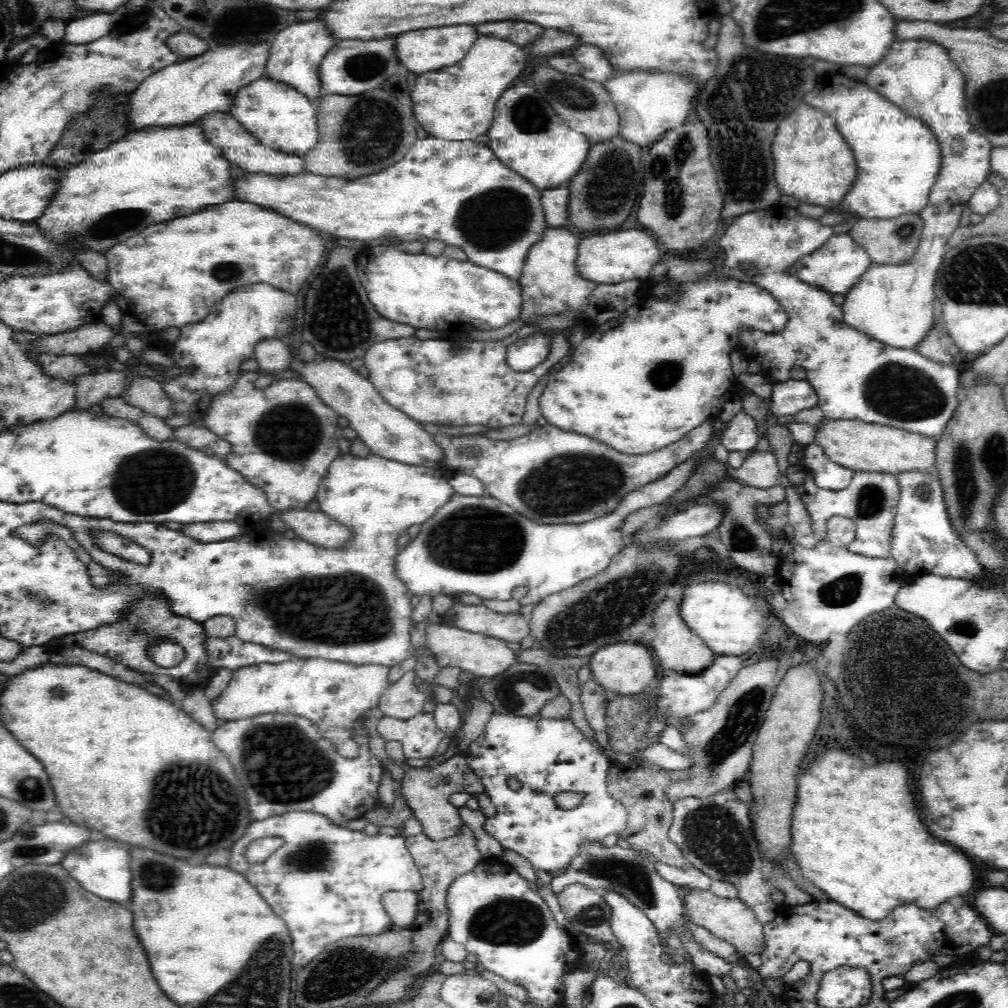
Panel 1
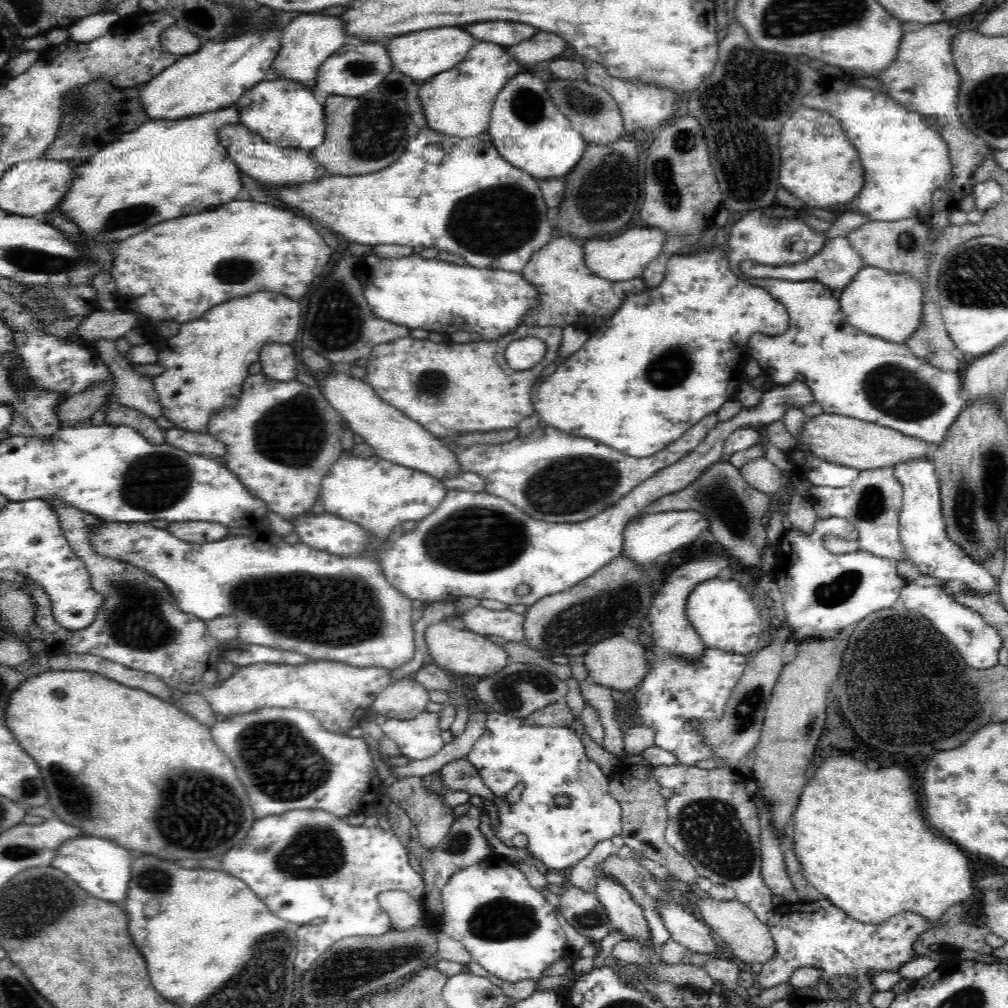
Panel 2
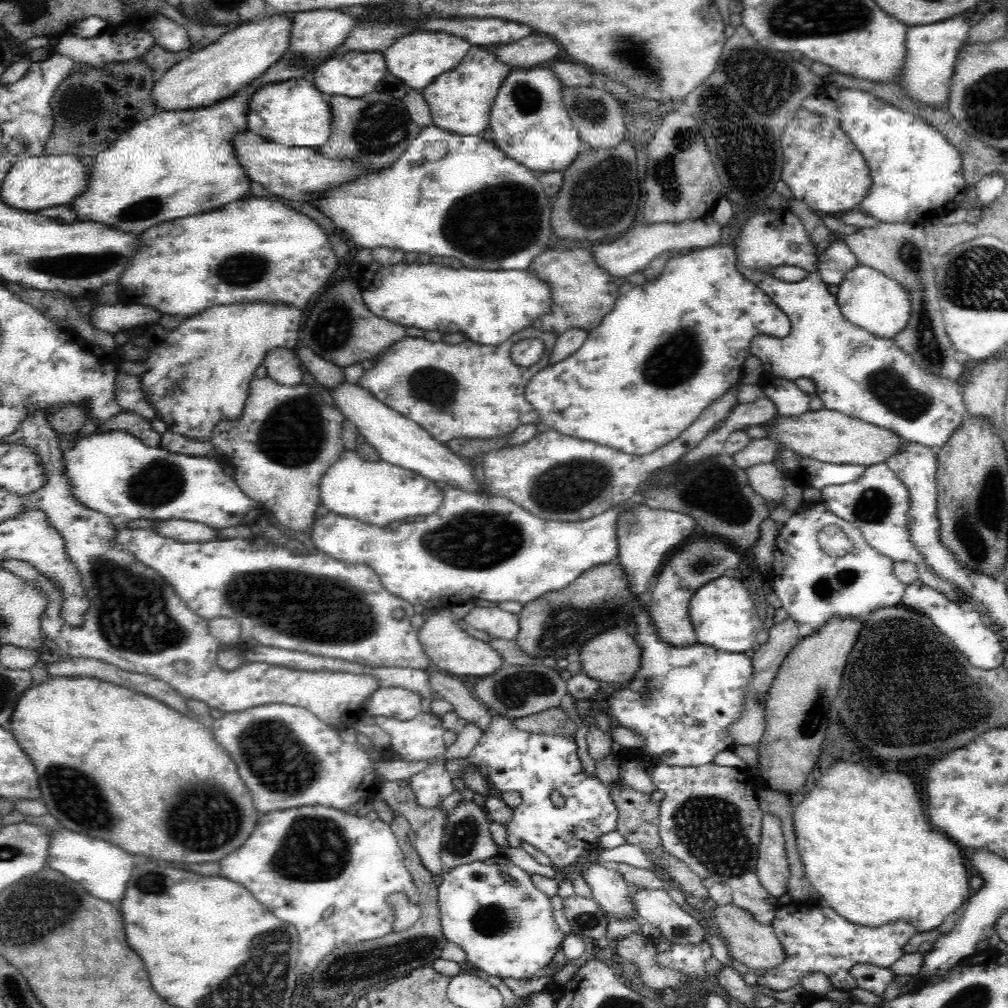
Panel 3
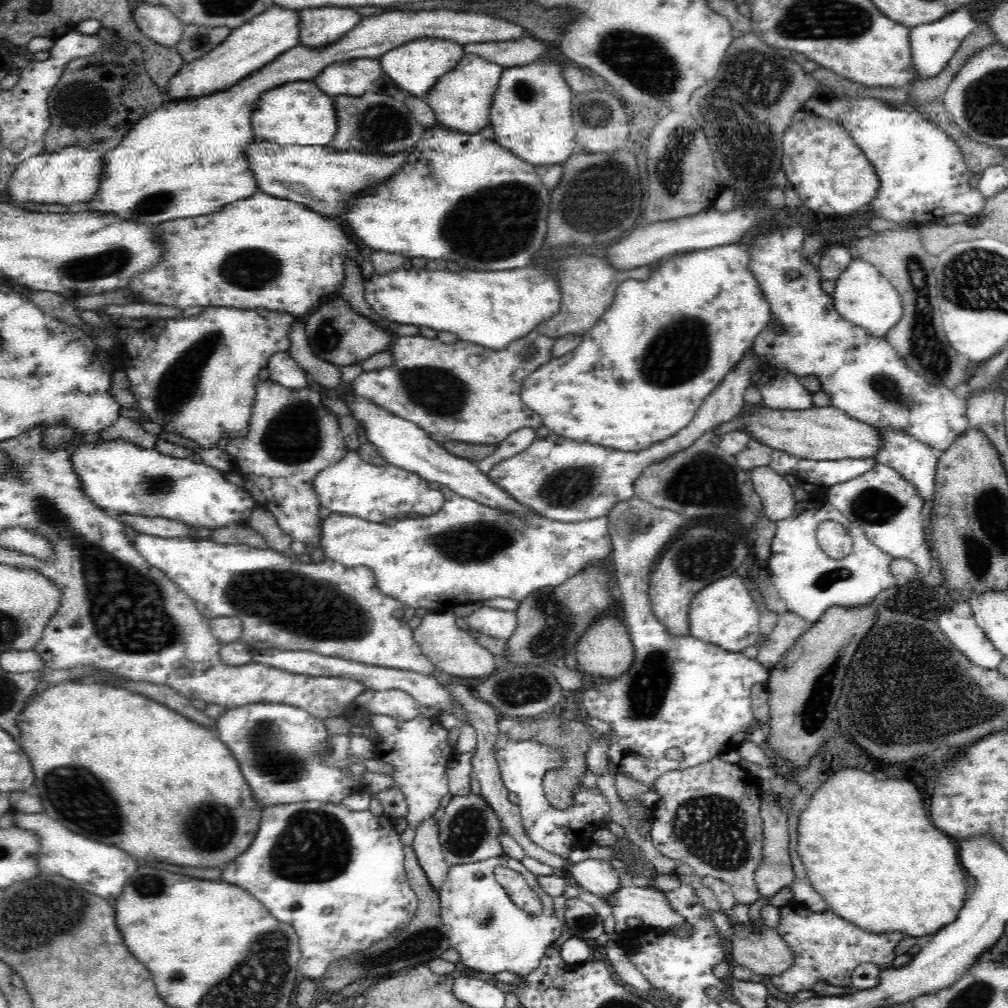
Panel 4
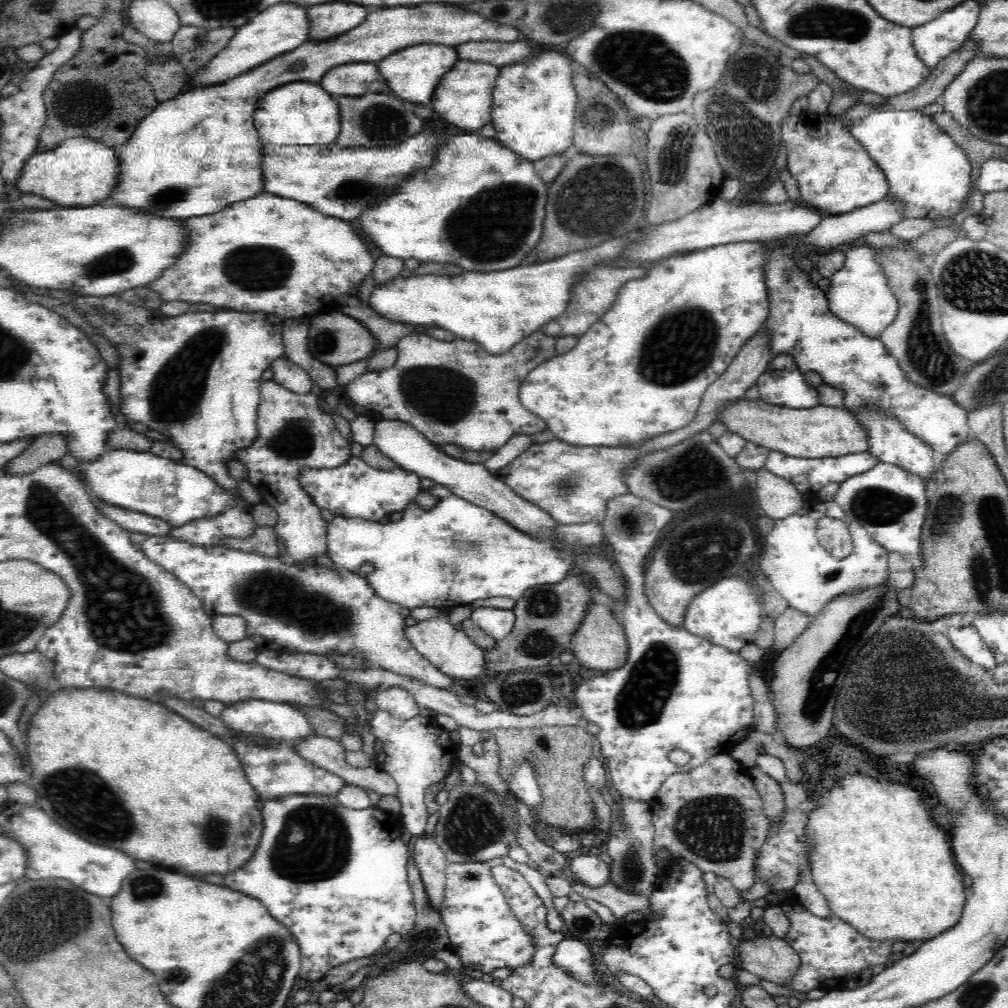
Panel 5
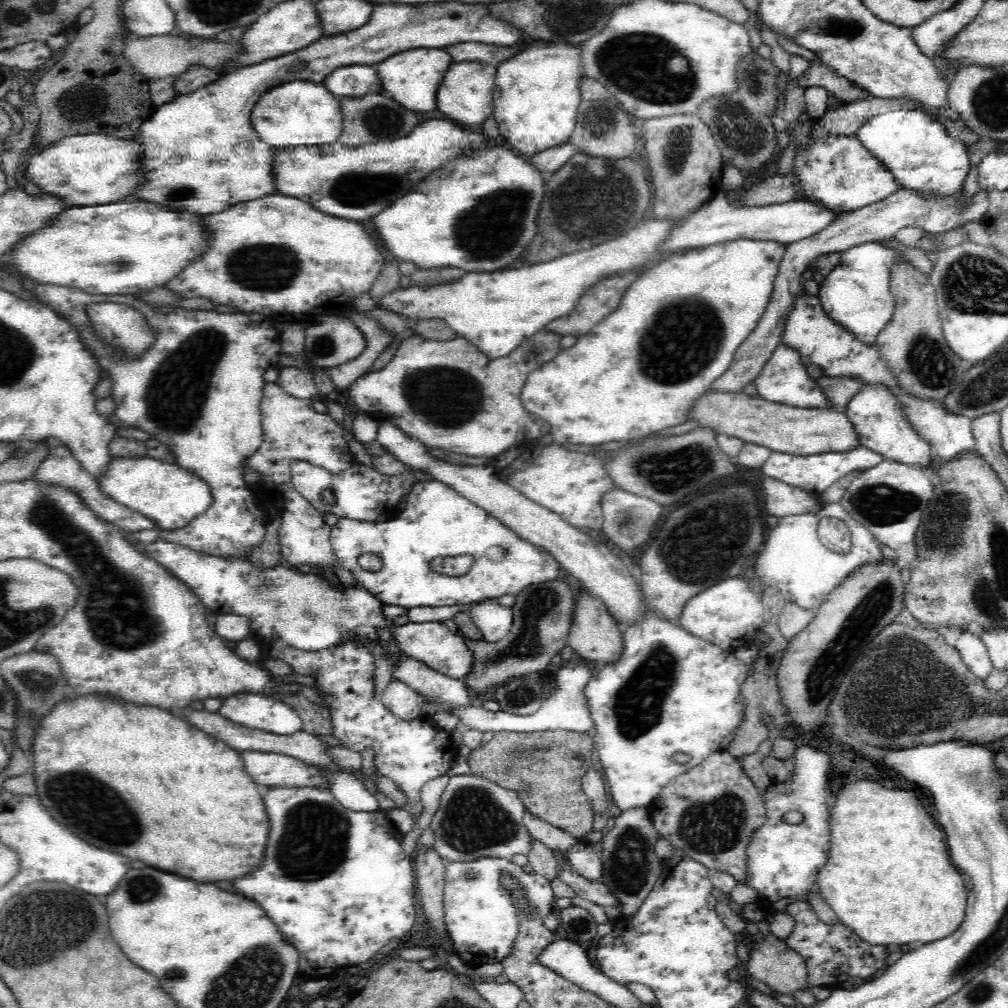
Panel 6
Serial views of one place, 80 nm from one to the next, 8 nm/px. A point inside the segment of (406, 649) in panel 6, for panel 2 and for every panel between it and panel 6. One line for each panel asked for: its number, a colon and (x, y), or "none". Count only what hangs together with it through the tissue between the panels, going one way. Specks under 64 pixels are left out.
2: (457, 651)
3: (452, 650)
4: (453, 650)
5: (452, 652)

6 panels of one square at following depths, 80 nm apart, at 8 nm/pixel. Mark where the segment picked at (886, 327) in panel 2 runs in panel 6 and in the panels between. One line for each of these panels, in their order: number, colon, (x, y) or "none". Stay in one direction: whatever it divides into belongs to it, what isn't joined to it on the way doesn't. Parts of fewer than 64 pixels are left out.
3: (869, 299)
4: (863, 296)
5: (858, 293)
6: (856, 294)

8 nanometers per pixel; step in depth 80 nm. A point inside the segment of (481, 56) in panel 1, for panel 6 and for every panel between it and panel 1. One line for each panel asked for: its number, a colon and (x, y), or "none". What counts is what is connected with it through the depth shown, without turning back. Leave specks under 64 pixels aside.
2: (458, 103)
3: (460, 101)
4: (461, 100)
5: (463, 98)
6: (465, 96)

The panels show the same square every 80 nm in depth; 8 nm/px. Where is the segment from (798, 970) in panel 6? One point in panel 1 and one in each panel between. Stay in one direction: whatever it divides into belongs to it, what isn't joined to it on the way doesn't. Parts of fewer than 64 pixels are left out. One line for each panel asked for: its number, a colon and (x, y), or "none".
1: (730, 920)
2: (748, 941)
3: (757, 946)
4: (767, 953)
5: (772, 959)

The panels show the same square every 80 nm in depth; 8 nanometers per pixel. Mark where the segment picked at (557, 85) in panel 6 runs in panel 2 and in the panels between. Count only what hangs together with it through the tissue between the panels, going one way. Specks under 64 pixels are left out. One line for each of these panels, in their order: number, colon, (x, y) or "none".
2: (528, 130)
3: (530, 122)
4: (531, 115)
5: (533, 111)

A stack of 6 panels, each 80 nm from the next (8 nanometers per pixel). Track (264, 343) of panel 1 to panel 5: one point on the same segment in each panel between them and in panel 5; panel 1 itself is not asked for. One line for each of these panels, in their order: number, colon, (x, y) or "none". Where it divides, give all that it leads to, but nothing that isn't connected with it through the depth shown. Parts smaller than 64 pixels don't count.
2: (278, 362)
3: (282, 365)
4: (283, 369)
5: (290, 374)

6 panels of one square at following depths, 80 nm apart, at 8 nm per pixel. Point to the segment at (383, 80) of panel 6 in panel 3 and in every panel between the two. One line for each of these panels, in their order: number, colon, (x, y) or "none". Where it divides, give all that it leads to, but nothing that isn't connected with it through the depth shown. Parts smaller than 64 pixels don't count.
3: (417, 58)
4: (415, 66)
5: (413, 74)

